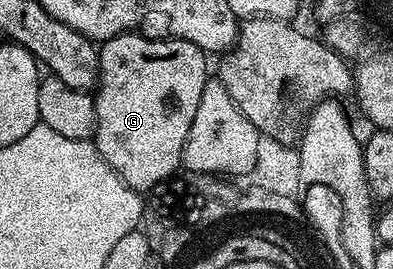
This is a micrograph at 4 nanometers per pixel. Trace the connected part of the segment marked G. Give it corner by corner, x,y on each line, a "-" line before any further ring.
141,33
118,34
98,47
99,81
94,91
95,133
97,152
117,172
117,176
131,190
149,192
180,169
189,124
197,113
201,92
209,80
208,55
197,44
180,38
146,38

